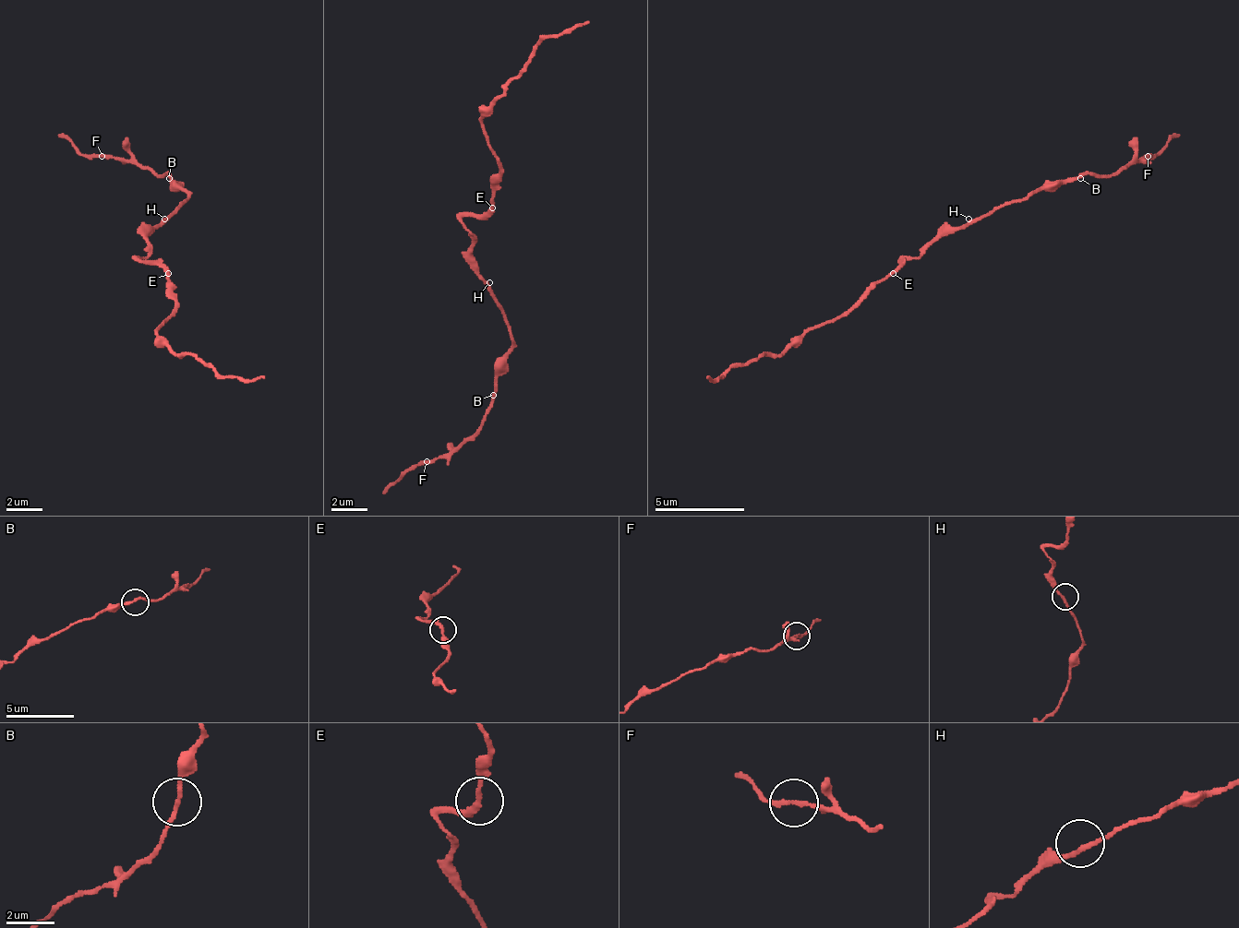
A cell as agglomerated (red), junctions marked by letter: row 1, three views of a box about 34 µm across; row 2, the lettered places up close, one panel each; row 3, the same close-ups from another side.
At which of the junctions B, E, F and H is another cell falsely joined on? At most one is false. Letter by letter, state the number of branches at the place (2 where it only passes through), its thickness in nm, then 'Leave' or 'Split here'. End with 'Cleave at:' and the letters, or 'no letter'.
B: Branches: 2. Thickness 180 nm. Leave
E: Branches: 2. Thickness 200 nm. Leave
F: Branches: 2. Thickness 180 nm. Leave
H: Branches: 2. Thickness 180 nm. Leave
Cleave at: no letter

